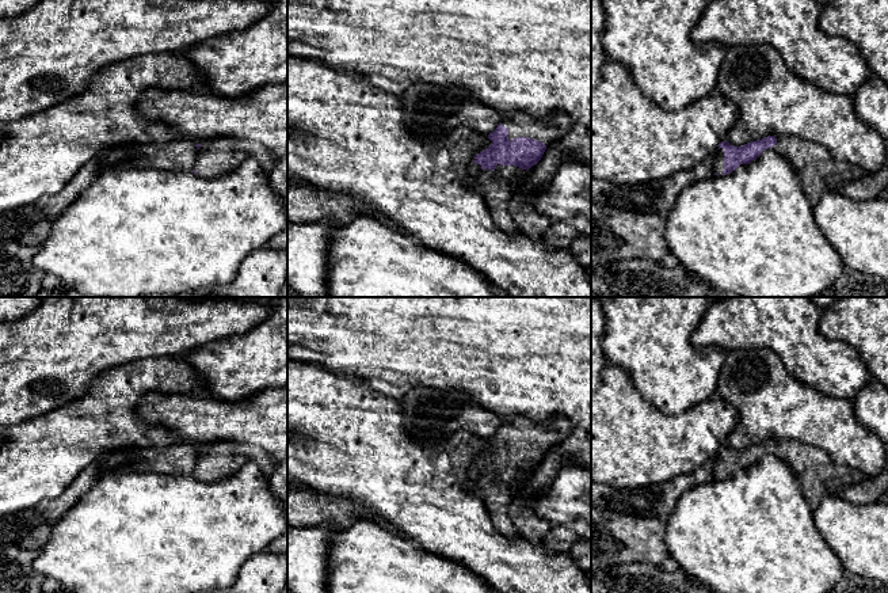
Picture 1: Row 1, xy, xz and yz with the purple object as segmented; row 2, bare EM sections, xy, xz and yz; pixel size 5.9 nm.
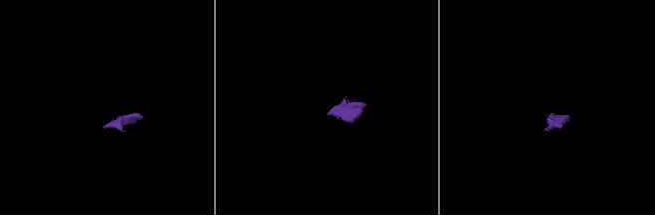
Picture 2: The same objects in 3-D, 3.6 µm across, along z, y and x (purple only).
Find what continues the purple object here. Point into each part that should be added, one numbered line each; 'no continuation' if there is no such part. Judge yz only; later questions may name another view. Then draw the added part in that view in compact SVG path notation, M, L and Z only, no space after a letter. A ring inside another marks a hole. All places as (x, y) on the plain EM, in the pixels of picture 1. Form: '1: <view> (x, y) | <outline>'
1: yz (719, 472) | M723 452L719 453L714 476L719 479L721 479L724 476L724 455L723 455Z
2: yz (819, 476) | M775 440L775 442L777 448L771 453L790 465L807 501L813 508L846 486L865 480L860 471L834 463L819 448L792 440Z

